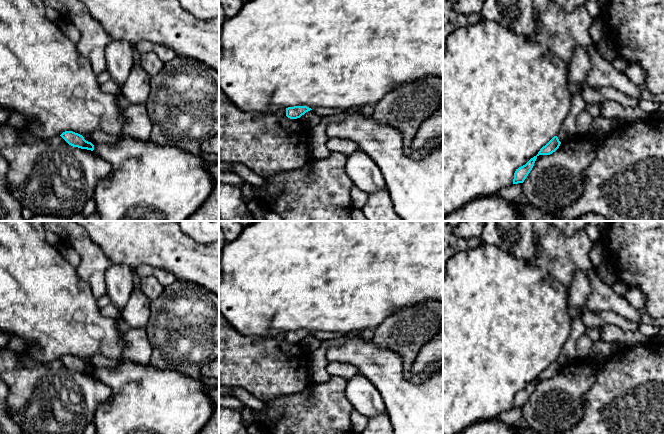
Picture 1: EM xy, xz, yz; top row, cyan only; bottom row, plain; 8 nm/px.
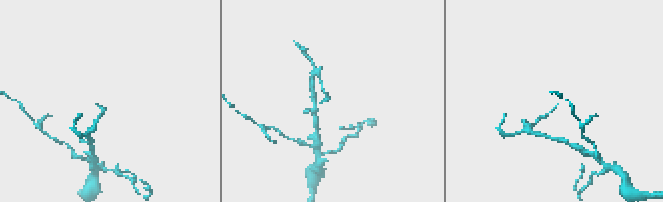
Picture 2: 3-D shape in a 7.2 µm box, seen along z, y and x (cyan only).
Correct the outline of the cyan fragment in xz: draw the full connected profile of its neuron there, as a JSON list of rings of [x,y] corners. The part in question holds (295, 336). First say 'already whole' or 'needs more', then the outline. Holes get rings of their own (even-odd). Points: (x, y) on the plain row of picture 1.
already whole; [[[307,330],[288,331],[286,332],[286,340],[290,343],[297,343],[310,334],[312,333]]]

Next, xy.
already whole; [[[65,355],[60,359],[69,369],[81,373],[94,374],[94,369],[88,366],[84,361],[73,355]]]

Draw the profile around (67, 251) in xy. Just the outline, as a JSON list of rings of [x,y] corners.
[[[63,244],[60,247],[60,252],[62,256],[73,266],[77,267],[80,264],[80,256],[75,252],[75,250],[68,244]]]

